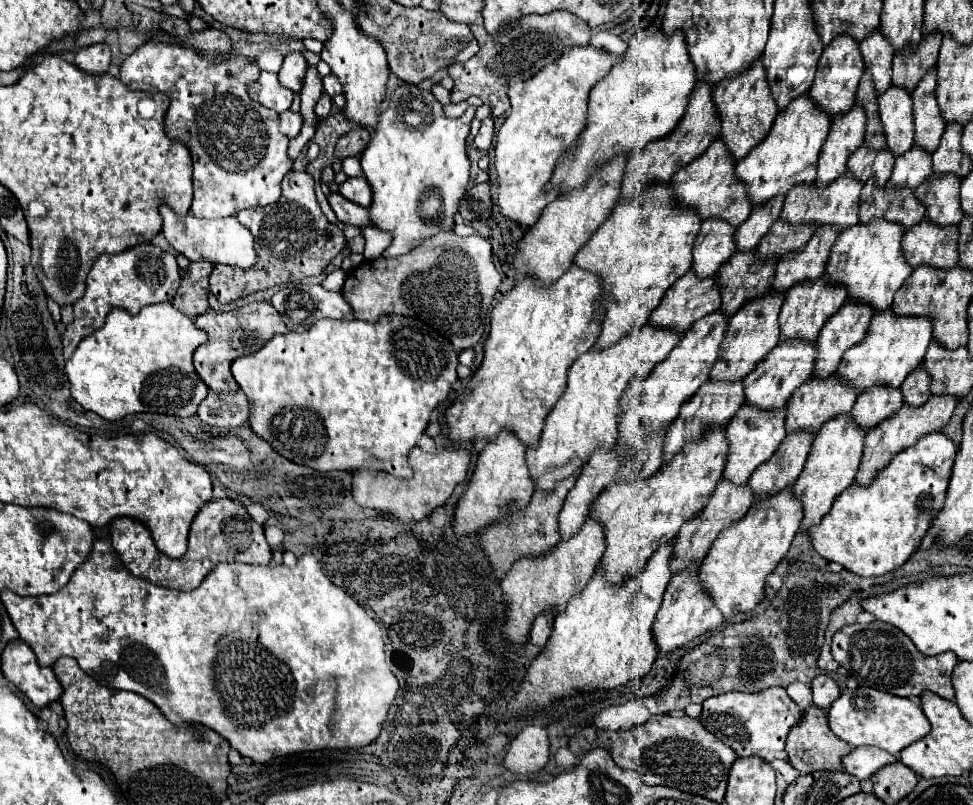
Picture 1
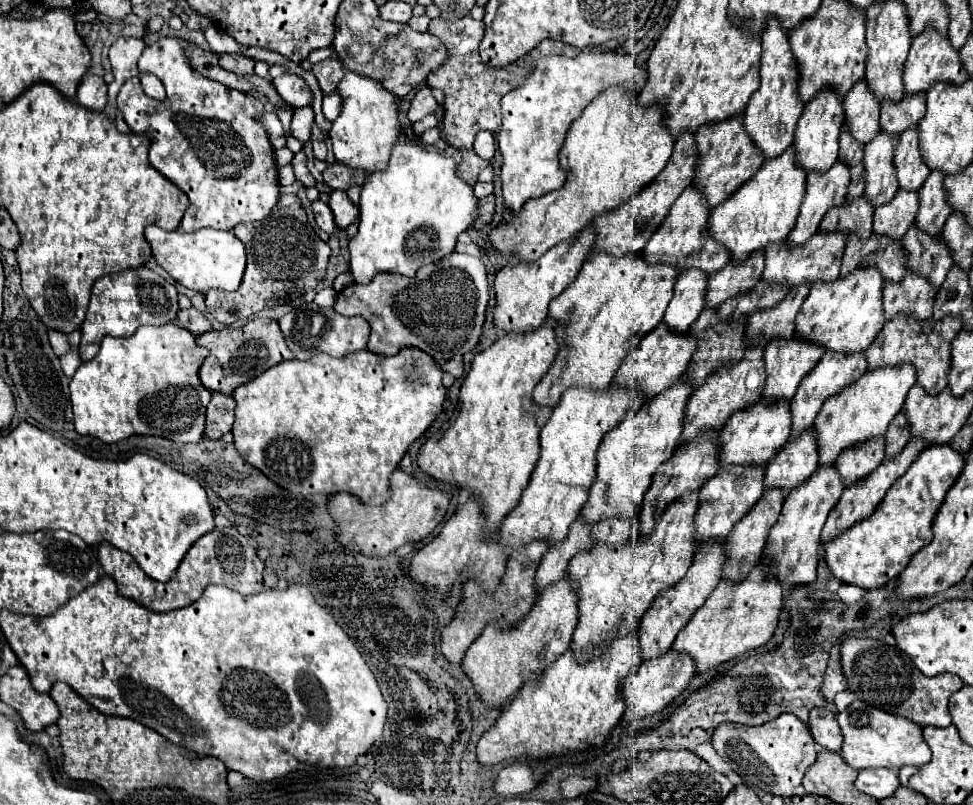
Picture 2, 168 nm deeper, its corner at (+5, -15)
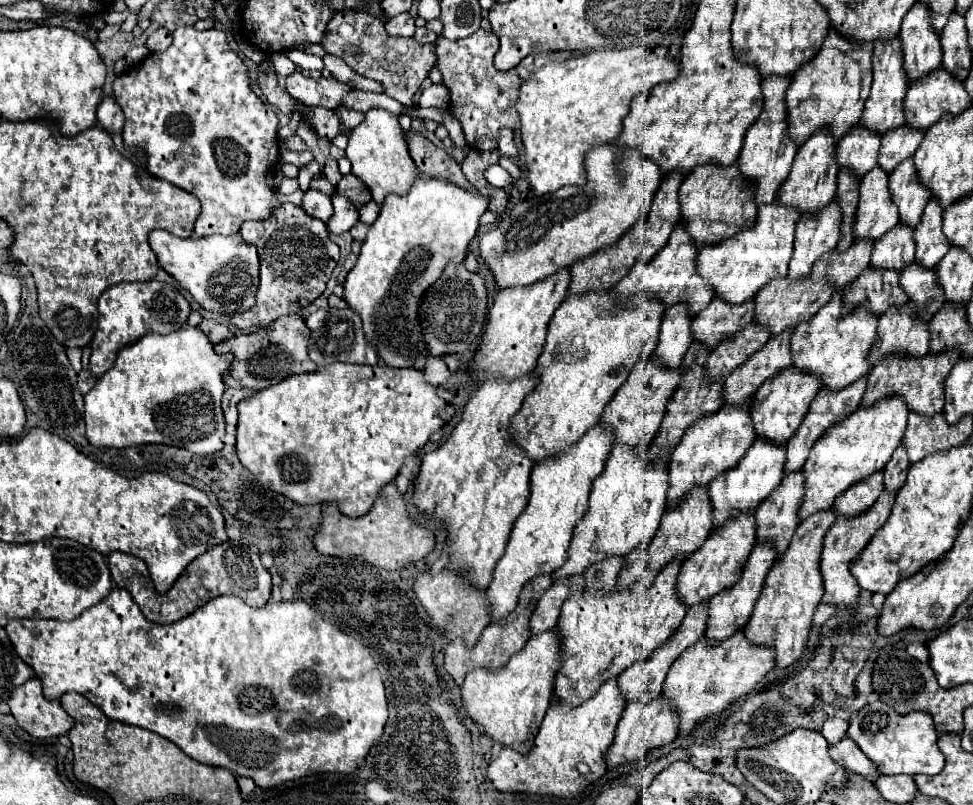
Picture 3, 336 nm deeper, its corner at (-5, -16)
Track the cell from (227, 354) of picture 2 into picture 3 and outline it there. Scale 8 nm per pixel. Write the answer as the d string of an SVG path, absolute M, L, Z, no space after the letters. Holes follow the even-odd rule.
M290 314L272 322L264 330L232 336L230 340L216 344L214 350L218 354L226 354L226 352L234 354L234 362L230 370L224 374L224 382L232 388L264 390L272 384L278 384L280 380L286 380L288 376L316 372L318 366L308 358L308 338L310 338L310 332L308 332L308 326L304 324L304 318L298 314Z

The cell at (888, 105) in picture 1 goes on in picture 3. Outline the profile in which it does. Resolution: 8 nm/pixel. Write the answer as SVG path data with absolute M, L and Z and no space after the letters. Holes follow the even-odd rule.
M874 168L860 180L860 200L854 214L852 236L856 240L880 240L898 224L896 208L888 200L888 176Z

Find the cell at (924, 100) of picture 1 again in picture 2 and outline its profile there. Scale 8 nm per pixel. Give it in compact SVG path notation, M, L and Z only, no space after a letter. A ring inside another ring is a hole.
M918 123L910 129L906 129L900 135L900 143L894 153L894 165L896 165L896 177L898 185L904 189L918 191L920 185L930 175L930 167L926 167L922 155L920 155L920 137L918 137Z

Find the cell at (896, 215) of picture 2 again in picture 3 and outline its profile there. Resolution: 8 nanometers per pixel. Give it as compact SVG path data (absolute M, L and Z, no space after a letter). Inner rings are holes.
M896 226L888 236L884 236L884 240L876 240L870 266L900 272L914 262L914 248L912 232L904 232L904 228Z

